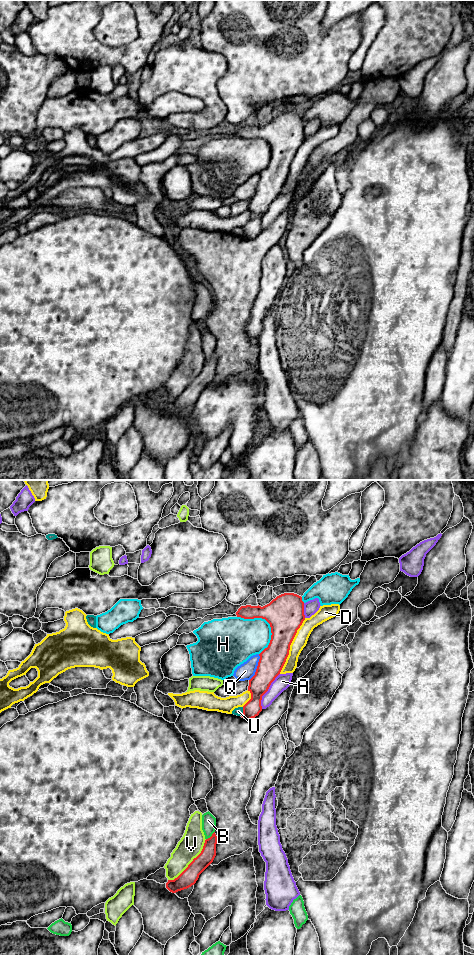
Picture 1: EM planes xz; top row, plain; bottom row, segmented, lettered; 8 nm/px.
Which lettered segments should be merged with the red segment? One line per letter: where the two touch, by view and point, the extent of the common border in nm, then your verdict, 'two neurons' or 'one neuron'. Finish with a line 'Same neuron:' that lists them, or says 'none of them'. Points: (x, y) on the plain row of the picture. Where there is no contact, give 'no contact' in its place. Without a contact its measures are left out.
A: meets red in xz at (267, 210); contact 320 nm long; two neurons
B: meets red in xz at (211, 356); contact 100 nm long; two neurons
D: meets red in xz at (289, 166); contact 500 nm long; two neurons
H: meets red in xz at (268, 142); contact 360 nm long; two neurons
Q: meets red in xz at (257, 187); contact 240 nm long; two neurons
U: meets red in xz at (243, 232); contact 80 nm long; two neurons
V: meets red in xz at (191, 382); contact 460 nm long; two neurons
Same neuron: none of them

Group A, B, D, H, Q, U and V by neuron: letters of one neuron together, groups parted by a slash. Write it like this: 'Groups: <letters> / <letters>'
Groups: A / B Q / D / H / U / V

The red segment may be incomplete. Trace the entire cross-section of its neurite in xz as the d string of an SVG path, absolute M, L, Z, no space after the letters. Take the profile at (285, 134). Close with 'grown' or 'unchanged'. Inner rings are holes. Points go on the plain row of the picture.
M284 113L263 127L241 126L236 135L244 139L265 139L270 144L272 153L268 167L259 174L255 195L249 200L251 219L243 226L241 237L250 240L262 231L262 216L286 182L290 165L305 140L304 122L297 114Z; unchanged

